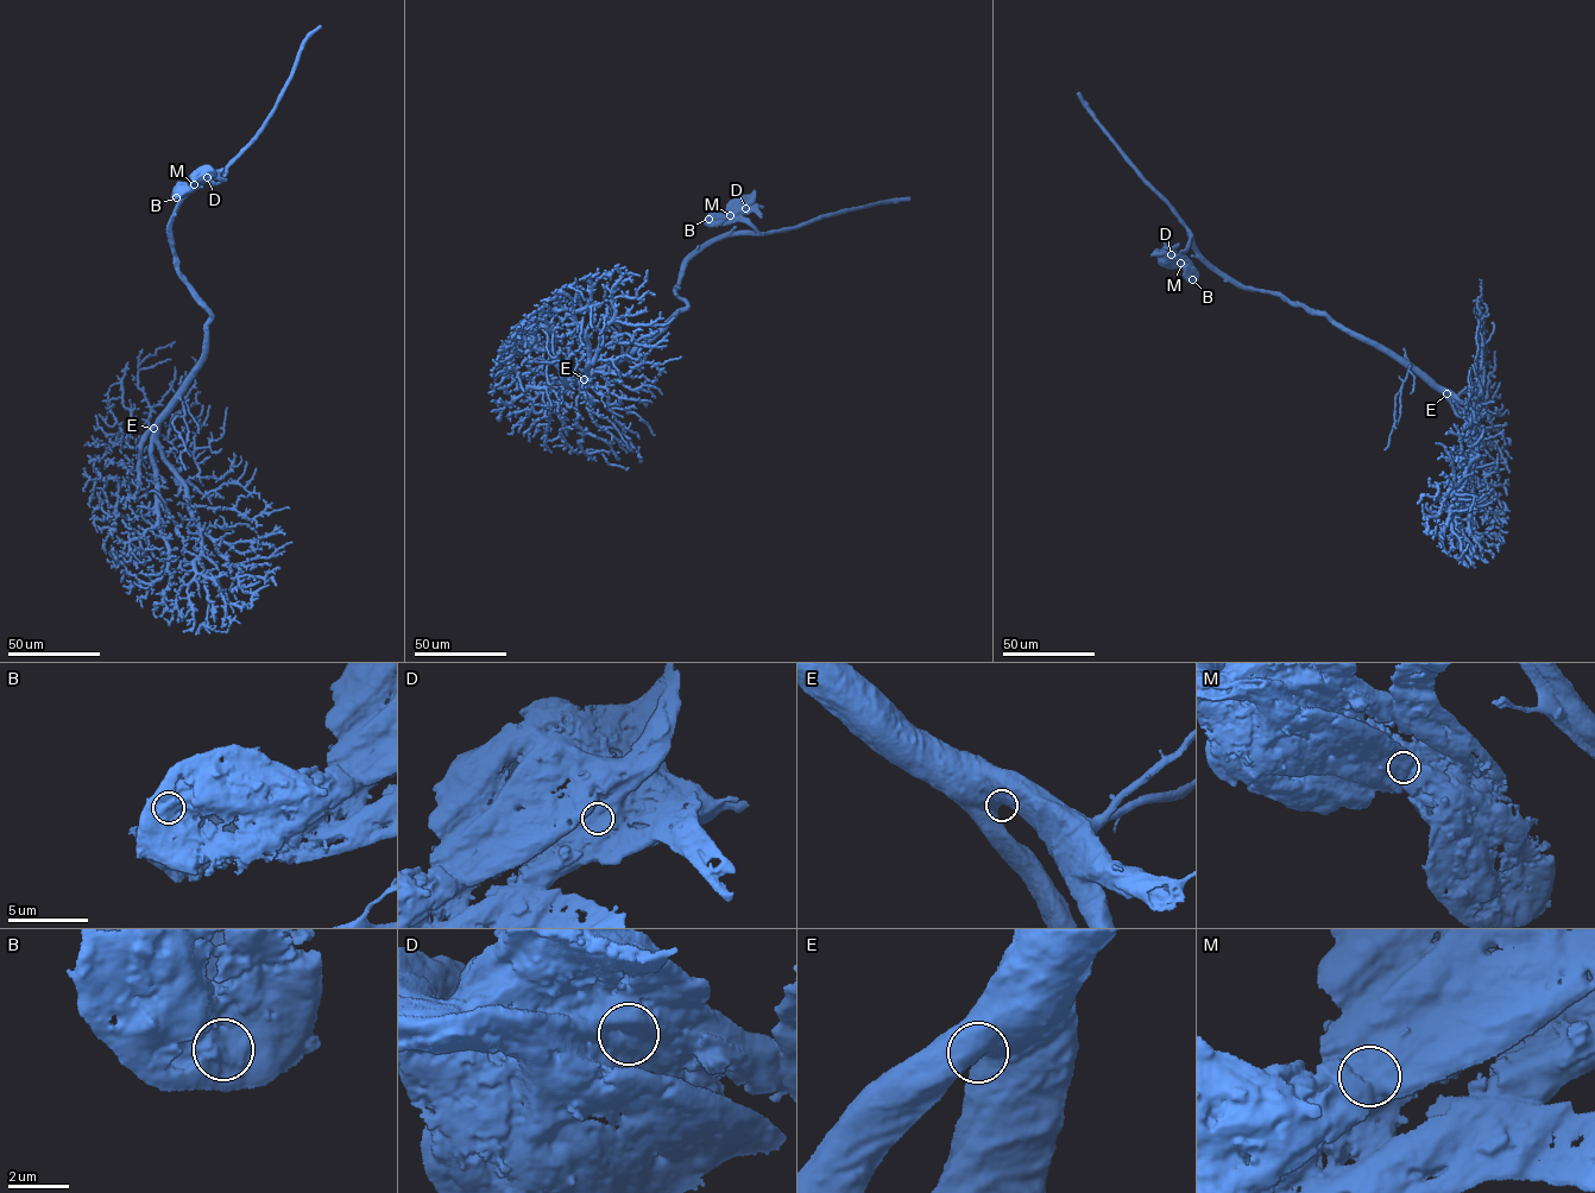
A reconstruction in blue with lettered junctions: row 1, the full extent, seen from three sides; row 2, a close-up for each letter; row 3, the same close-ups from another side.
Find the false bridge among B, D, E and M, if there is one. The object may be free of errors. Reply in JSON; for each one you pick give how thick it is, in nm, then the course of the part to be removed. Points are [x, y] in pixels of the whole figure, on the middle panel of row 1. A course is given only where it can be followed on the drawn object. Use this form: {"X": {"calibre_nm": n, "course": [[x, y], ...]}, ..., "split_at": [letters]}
{"M": {"calibre_nm": 1350, "course": [[730, 215], [752, 210], [761, 218]]}, "split_at": ["M"]}

